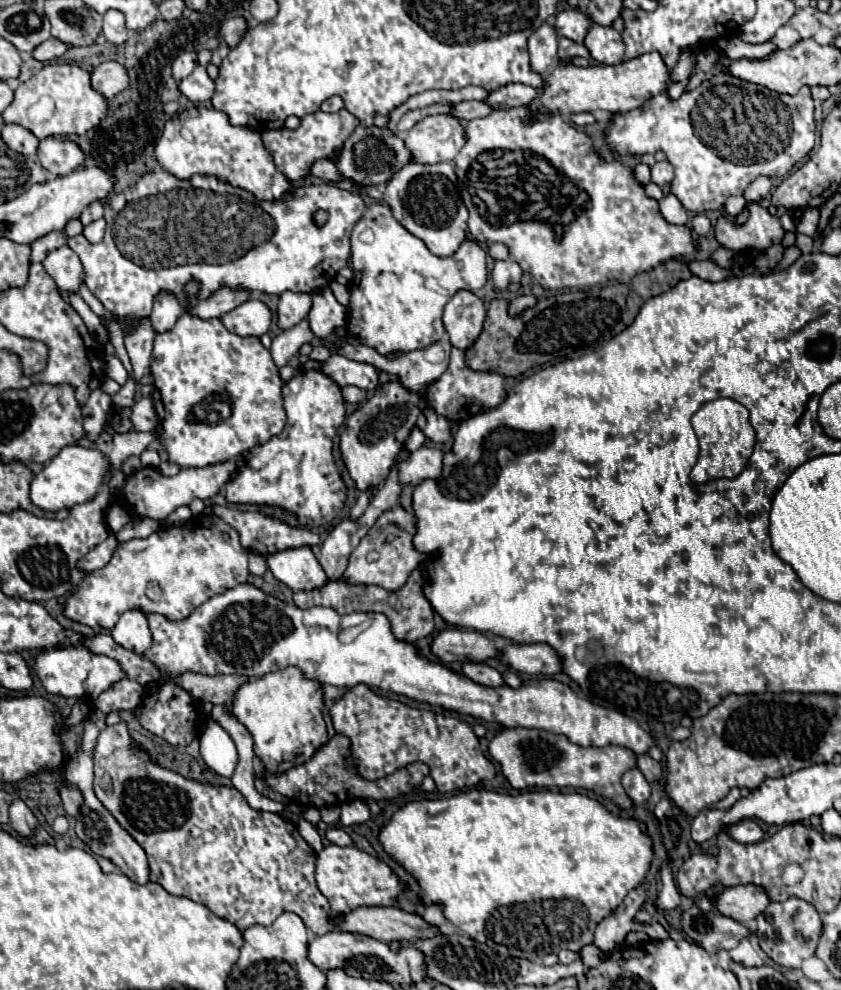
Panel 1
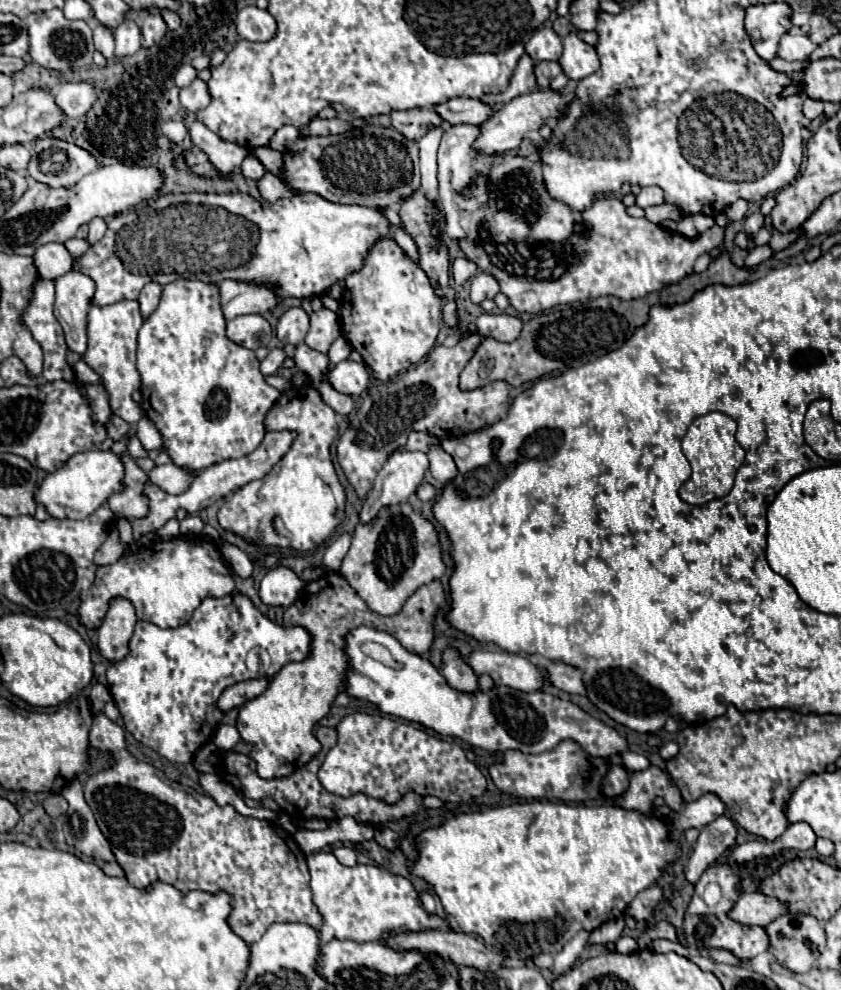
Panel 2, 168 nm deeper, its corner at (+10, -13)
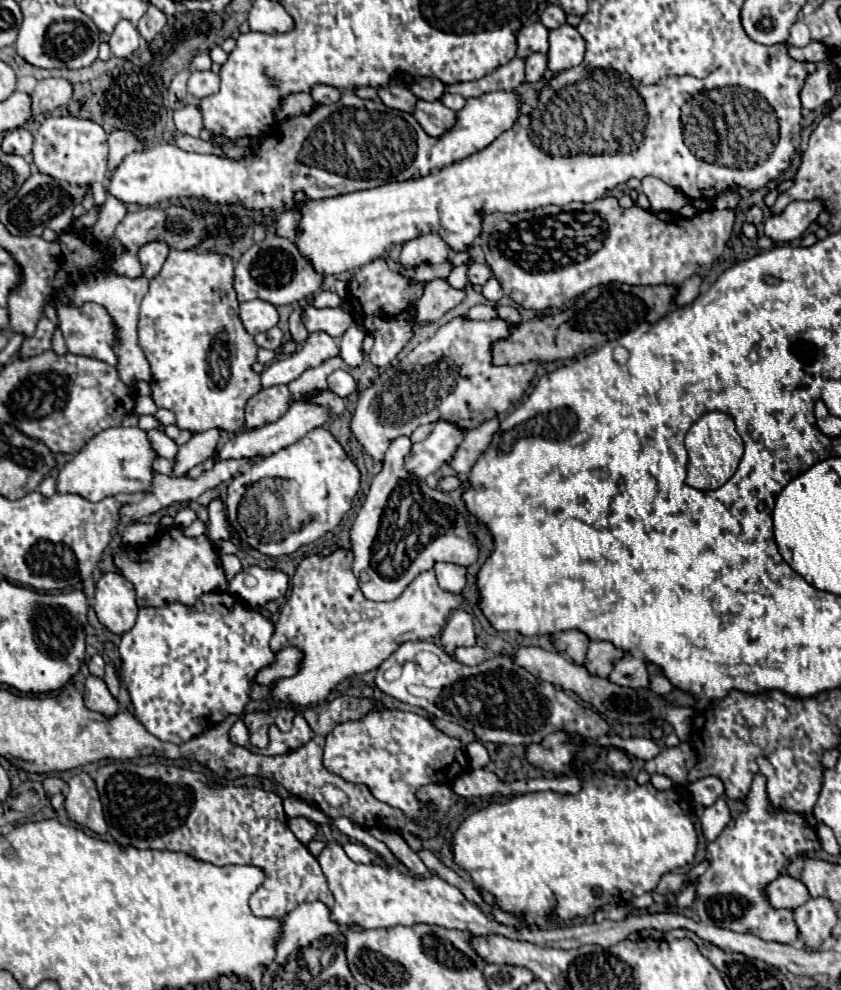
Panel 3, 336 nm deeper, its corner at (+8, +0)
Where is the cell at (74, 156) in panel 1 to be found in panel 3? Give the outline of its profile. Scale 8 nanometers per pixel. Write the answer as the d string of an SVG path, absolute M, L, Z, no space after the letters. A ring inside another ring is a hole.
M51 116L41 122L35 130L33 140L33 162L41 174L57 180L65 180L75 186L87 186L93 190L95 204L107 200L105 194L105 172L107 172L107 134L103 126L91 120L75 116Z

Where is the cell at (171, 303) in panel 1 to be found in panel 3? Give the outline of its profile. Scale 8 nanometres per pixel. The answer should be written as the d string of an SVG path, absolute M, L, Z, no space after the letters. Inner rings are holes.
M159 240L149 242L147 246L141 246L137 252L137 258L143 266L143 274L147 278L153 278L161 270L167 254L169 254L169 246L165 242L159 242Z

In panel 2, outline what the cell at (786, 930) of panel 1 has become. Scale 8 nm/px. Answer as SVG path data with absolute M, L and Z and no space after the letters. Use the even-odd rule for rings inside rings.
M785 913L777 919L773 919L773 923L769 923L769 927L765 927L765 931L769 935L769 953L773 955L773 959L781 967L785 967L793 973L807 973L809 969L813 969L817 965L821 951L825 949L823 925L811 915Z

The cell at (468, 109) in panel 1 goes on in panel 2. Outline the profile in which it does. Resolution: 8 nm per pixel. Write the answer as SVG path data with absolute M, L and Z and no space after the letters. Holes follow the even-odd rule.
M433 107L395 111L395 113L391 113L391 123L397 131L401 131L401 135L405 135L405 139L413 139L413 141L421 139L433 127L445 125L441 115L437 115L437 111L433 111Z

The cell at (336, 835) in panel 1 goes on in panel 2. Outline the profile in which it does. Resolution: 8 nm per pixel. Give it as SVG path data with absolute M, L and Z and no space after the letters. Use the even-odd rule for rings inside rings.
M339 847L339 849L333 849L333 855L343 863L343 865L357 865L357 857L355 857L355 851L349 849L349 847Z

